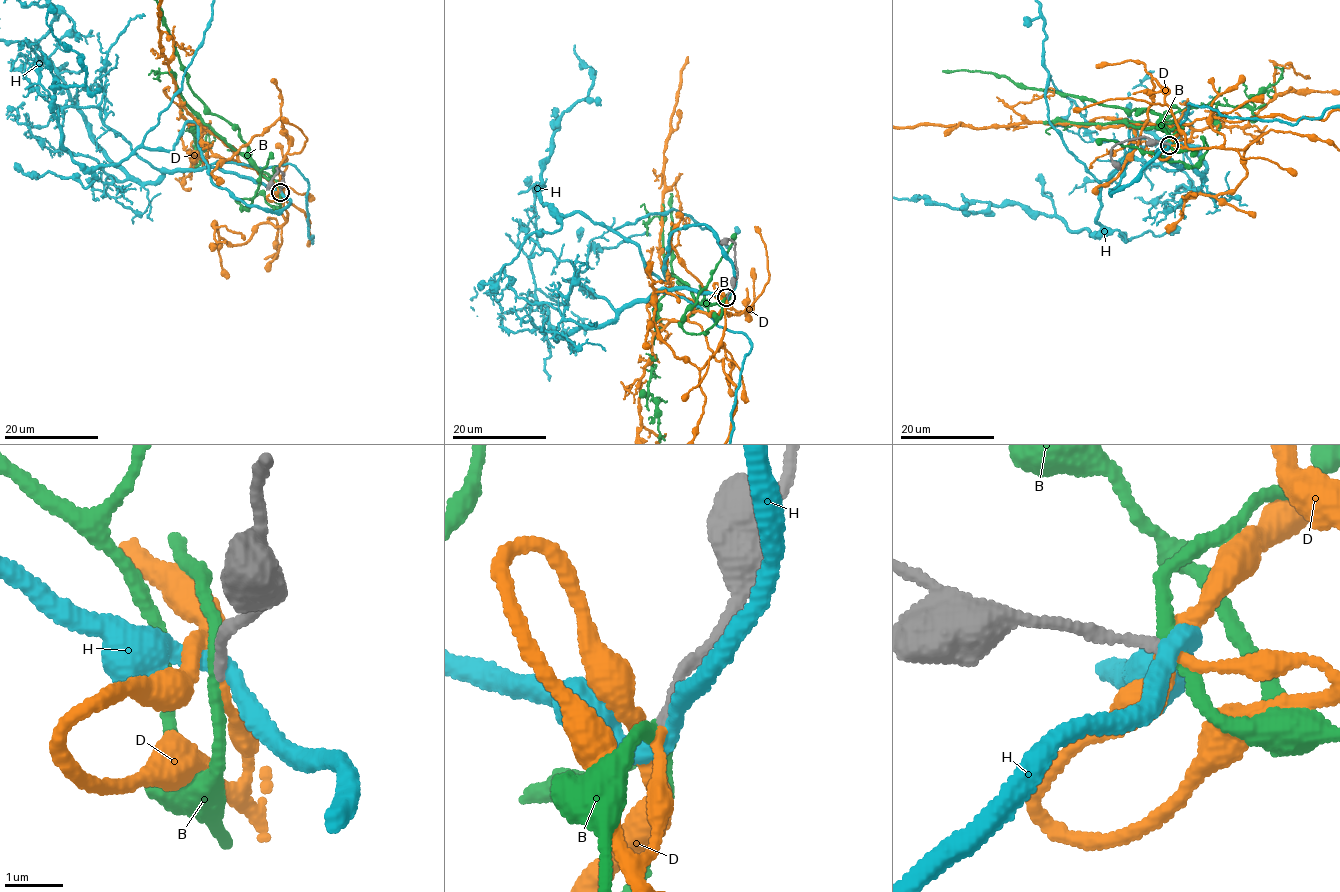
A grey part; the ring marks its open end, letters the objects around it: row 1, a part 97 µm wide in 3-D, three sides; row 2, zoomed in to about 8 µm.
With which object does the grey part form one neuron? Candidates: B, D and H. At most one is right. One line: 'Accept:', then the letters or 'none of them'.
Accept: D

